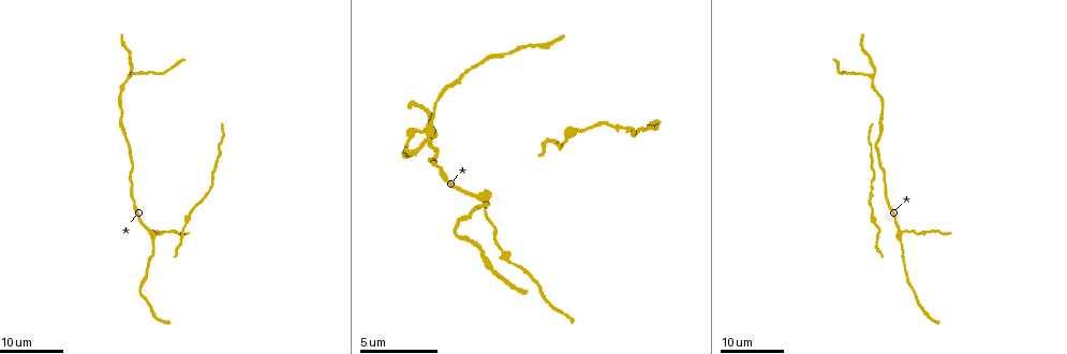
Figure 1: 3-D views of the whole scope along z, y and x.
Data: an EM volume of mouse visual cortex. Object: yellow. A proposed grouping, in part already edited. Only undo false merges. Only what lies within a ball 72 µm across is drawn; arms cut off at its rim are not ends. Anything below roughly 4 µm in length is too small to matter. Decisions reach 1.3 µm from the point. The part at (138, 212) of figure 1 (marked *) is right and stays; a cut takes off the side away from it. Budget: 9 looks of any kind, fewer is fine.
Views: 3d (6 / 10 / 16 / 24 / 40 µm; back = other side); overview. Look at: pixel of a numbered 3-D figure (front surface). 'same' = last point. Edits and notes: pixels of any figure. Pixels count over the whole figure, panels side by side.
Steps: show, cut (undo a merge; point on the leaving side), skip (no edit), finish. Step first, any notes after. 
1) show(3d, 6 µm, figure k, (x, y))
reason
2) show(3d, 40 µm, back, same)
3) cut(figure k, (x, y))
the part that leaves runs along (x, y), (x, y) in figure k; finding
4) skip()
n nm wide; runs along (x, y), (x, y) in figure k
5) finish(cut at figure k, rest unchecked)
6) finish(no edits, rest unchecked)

show(3d, 24 µm, figure 1, (185, 227))
thick turns thin

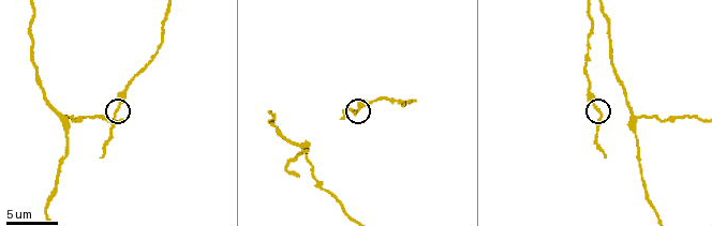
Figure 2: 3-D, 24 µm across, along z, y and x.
show(3d, 10 µm, figure 2, (595, 106))

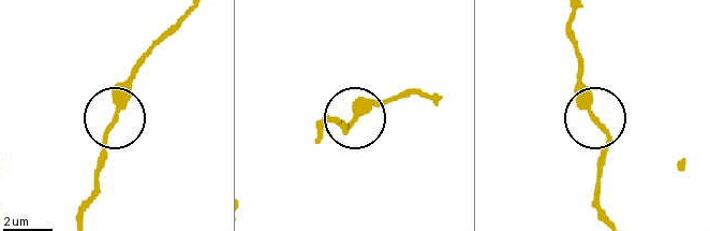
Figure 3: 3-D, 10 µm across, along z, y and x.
skip()
one cell here

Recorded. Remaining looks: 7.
show(3d, 6 µm, figure 2, (635, 118))

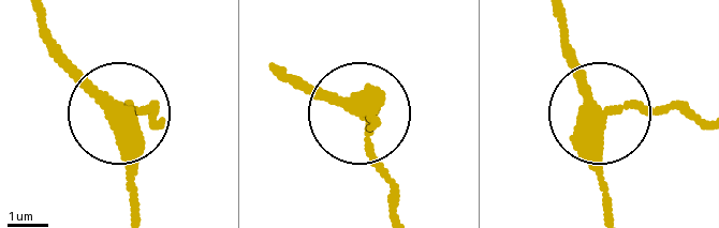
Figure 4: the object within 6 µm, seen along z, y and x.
skip()
runs along (559, 17), (587, 100), (607, 109), (686, 109) in figure 4; one cell here

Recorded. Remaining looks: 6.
show(3d, 16 µm, figure 1, (121, 120))
sudden change in width

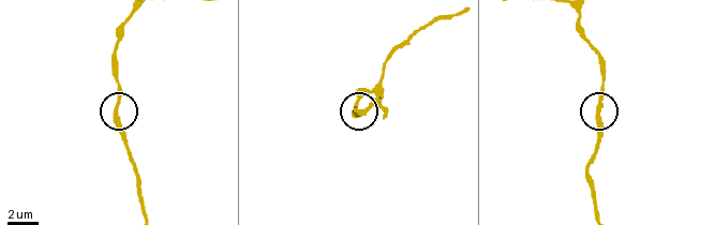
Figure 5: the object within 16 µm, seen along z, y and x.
show(3d, 6 µm, figure 5, (600, 115))

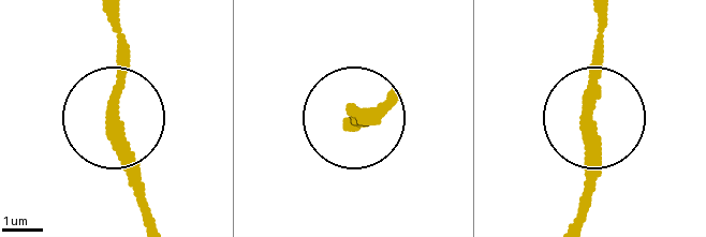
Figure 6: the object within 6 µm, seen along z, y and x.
skip()
runs along (578, 217), (592, 176), (592, 53), (602, 15) in figure 6; all the same cell

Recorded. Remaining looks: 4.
show(3d, 24 µm, figure 1, (431, 127))

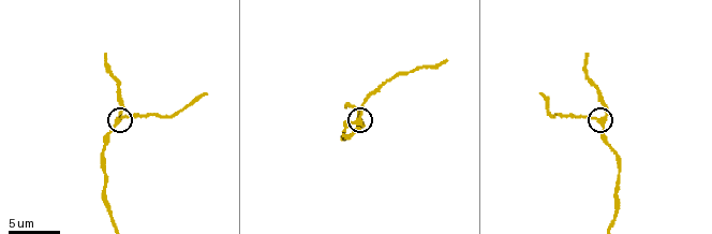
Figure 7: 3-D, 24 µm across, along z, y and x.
show(3d, 10 µm, figure 7, (119, 122))

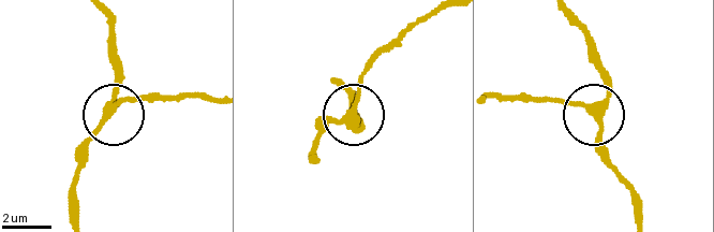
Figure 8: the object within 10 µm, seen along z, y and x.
skip()
290 nm wide; runs along (640, 217), (594, 113), (609, 88), (596, 47) in figure 8; continuous, no second cell

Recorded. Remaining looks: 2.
finish(no edits, rest unchecked)

